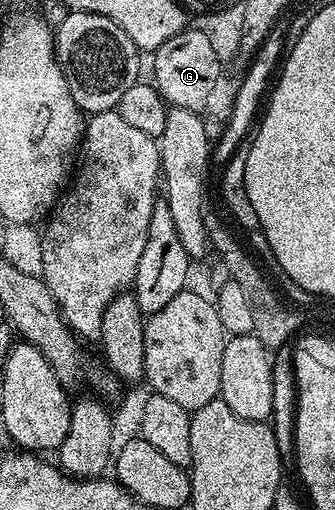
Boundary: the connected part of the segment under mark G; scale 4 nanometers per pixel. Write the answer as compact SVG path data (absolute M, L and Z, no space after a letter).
M194 26L186 27L184 32L175 34L175 38L167 38L163 46L152 53L152 83L166 105L183 110L191 110L198 114L204 113L209 107L211 90L214 89L220 72L219 61L215 58L214 47L205 32Z

